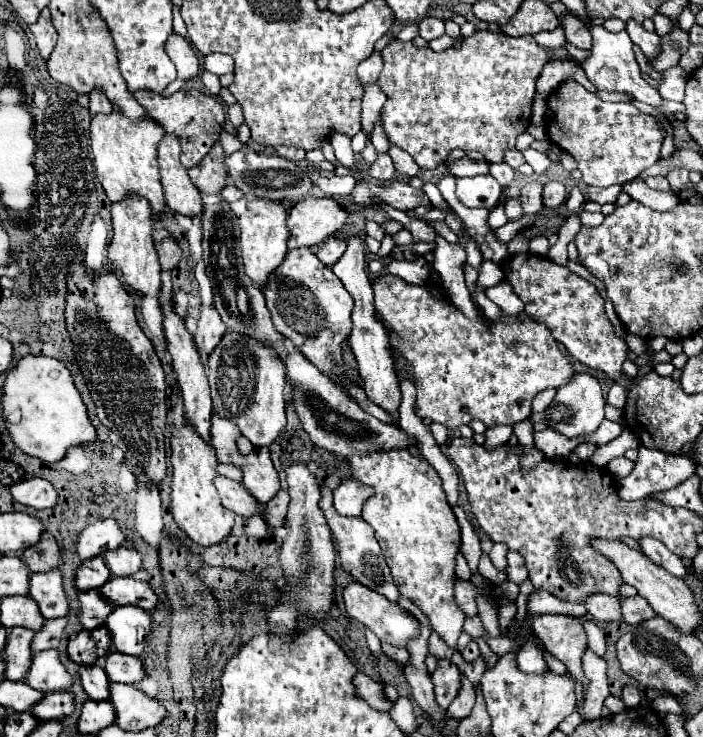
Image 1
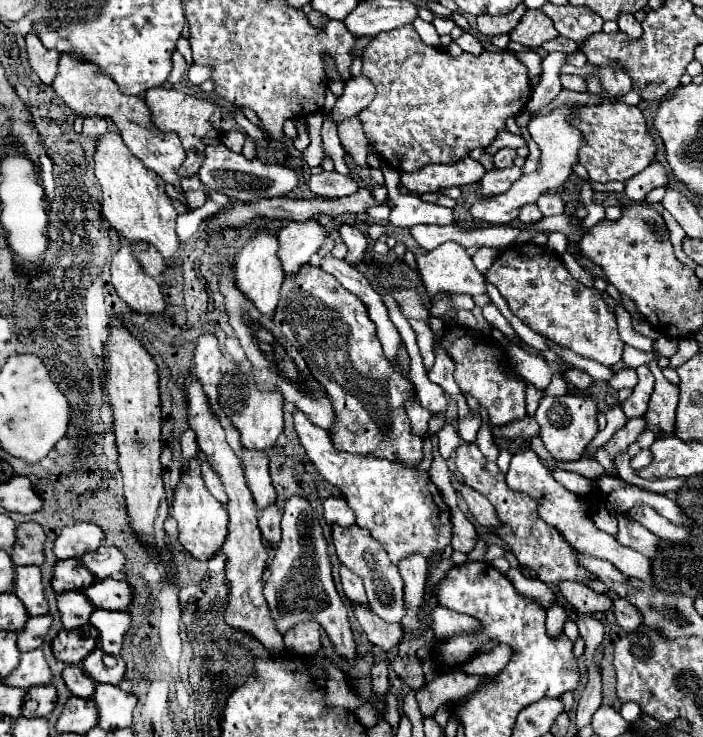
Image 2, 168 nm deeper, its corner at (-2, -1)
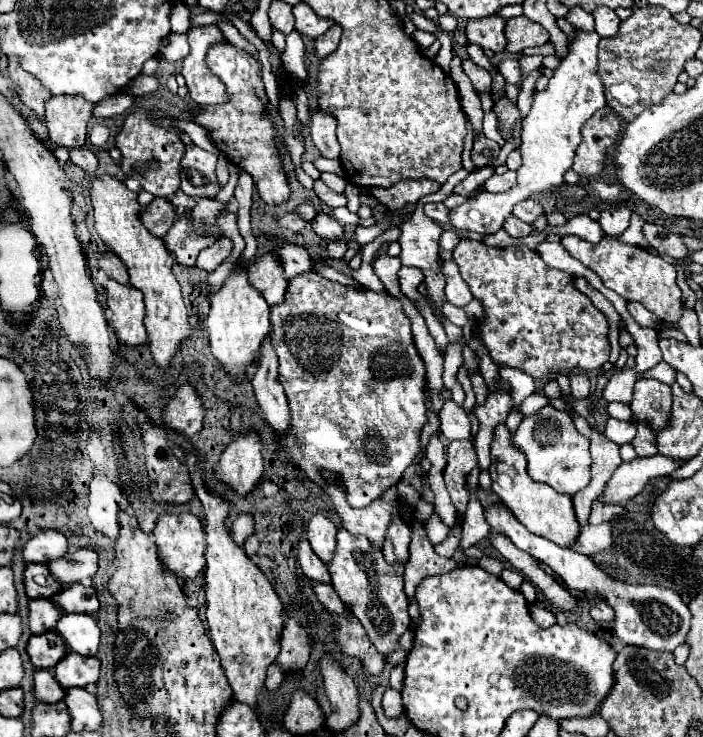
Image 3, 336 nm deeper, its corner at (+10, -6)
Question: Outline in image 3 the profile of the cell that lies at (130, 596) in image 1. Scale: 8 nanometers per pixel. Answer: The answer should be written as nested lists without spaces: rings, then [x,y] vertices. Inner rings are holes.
[[[72,584],[52,598],[64,612],[82,612],[94,614],[100,610],[100,602],[96,598],[96,590],[84,584]]]

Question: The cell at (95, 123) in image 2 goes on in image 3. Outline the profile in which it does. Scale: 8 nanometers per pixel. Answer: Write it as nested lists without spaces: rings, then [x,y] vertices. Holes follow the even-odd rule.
[[[76,146],[70,150],[70,160],[80,166],[82,170],[94,174],[96,172],[96,166],[98,166],[98,158],[94,156],[94,152],[90,152],[88,146]]]

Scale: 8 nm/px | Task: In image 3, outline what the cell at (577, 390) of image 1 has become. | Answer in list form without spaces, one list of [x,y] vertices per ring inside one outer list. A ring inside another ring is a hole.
[[[546,404],[536,414],[524,418],[514,434],[516,446],[524,452],[528,460],[528,474],[552,486],[556,492],[576,494],[578,490],[586,488],[590,482],[590,442],[576,430],[572,418],[566,412],[556,410],[552,404]]]

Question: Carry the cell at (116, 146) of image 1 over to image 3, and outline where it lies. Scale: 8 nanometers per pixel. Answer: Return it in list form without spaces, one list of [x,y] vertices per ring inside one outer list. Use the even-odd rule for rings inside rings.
[[[110,174],[92,176],[90,198],[94,208],[96,232],[126,264],[130,274],[130,284],[144,294],[144,304],[146,304],[144,324],[148,330],[148,344],[156,364],[166,368],[172,356],[176,354],[178,346],[192,334],[188,326],[188,310],[180,294],[180,284],[172,274],[172,266],[168,266],[172,254],[162,238],[148,232],[148,228],[140,220],[144,208],[138,204],[138,194],[128,190],[124,182],[120,182]]]

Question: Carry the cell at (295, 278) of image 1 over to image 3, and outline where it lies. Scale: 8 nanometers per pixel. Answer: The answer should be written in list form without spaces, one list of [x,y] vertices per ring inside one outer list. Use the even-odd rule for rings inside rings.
[[[316,272],[312,274],[298,274],[288,282],[286,288],[286,298],[282,304],[276,304],[270,308],[270,324],[272,324],[272,346],[278,354],[280,368],[278,368],[278,380],[282,382],[286,396],[288,396],[288,406],[290,406],[290,432],[286,438],[280,438],[280,456],[286,458],[288,462],[296,464],[306,472],[308,478],[312,478],[318,486],[324,486],[324,478],[320,476],[320,470],[330,470],[340,474],[342,486],[348,492],[348,502],[354,508],[364,508],[368,506],[374,498],[380,498],[390,486],[398,484],[402,478],[402,472],[416,460],[420,452],[420,430],[426,424],[426,406],[424,406],[424,362],[414,346],[412,332],[410,332],[410,320],[402,312],[402,304],[392,298],[390,294],[376,294],[372,290],[356,290],[352,286],[342,286],[338,282],[326,280],[318,276]]]

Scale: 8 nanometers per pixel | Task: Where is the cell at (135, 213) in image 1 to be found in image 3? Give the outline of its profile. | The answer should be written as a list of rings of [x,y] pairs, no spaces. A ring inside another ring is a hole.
[[[106,280],[104,284],[108,294],[110,324],[118,336],[128,346],[140,346],[148,340],[144,330],[144,302],[140,290],[130,284],[120,284],[116,280]]]

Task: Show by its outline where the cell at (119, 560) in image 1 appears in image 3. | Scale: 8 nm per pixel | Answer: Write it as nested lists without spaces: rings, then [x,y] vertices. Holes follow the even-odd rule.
[[[78,548],[68,552],[64,558],[58,558],[56,562],[48,562],[48,568],[62,586],[76,582],[86,584],[98,572],[98,554],[88,548]]]

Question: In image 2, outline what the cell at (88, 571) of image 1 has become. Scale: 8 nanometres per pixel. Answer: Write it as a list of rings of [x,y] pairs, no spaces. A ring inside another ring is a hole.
[[[66,559],[66,561],[56,561],[54,573],[52,573],[52,589],[56,593],[64,591],[80,591],[88,585],[92,585],[94,577],[80,565],[76,559]]]

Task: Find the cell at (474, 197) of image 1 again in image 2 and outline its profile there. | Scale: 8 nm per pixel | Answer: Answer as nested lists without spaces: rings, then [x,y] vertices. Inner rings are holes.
[[[512,165],[506,169],[496,169],[496,171],[486,171],[486,175],[480,181],[480,195],[482,197],[492,197],[498,193],[504,193],[510,189],[510,185],[522,175],[522,169]]]

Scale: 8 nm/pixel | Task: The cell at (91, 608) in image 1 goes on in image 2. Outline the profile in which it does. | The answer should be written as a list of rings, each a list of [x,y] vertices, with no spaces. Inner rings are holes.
[[[82,591],[60,593],[56,601],[64,629],[78,629],[80,625],[88,623],[90,613],[94,611],[94,605],[88,601],[88,597],[84,597]]]

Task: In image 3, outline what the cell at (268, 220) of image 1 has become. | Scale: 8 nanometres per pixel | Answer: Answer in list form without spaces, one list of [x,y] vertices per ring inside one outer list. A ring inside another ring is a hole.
[[[246,268],[232,270],[232,274],[222,282],[222,288],[210,298],[210,314],[206,324],[208,324],[212,356],[238,382],[246,376],[248,366],[254,364],[258,356],[258,348],[264,336],[270,332],[268,312],[270,306],[268,302],[264,302],[264,296],[250,284]]]

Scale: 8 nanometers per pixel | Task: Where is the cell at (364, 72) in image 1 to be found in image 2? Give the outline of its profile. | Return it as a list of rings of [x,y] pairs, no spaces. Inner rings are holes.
[[[356,77],[346,83],[344,93],[338,97],[336,105],[330,109],[328,119],[334,123],[342,123],[354,115],[358,115],[376,95],[374,85],[366,77]]]

